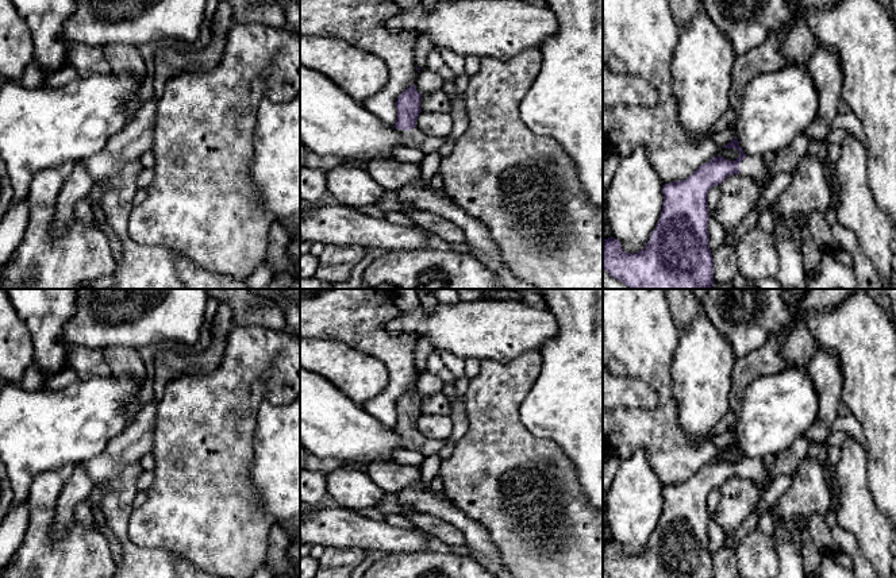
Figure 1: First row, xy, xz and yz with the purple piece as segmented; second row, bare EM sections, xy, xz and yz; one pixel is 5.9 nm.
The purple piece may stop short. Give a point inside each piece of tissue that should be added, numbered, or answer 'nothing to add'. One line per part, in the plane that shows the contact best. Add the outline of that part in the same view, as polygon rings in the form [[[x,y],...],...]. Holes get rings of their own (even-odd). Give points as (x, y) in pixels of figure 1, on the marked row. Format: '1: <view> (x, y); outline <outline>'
1: yz (752, 166); outline [[[746,154],[746,158],[739,162],[739,173],[753,180],[761,180],[765,184],[770,182],[768,178],[766,162],[762,157]]]

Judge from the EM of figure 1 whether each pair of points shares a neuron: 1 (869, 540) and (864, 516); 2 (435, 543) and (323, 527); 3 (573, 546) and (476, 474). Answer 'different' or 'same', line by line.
1: same
2: different
3: same

